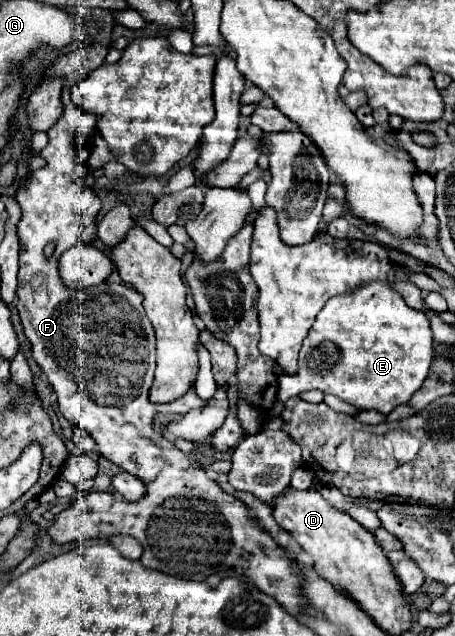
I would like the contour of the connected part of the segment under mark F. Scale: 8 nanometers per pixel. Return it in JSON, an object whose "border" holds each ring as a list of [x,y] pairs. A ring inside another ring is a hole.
{"border":[[[101,22],[101,34],[93,46],[87,50],[81,50],[77,54],[59,56],[51,68],[45,72],[45,76],[63,76],[63,94],[61,100],[65,104],[65,110],[57,124],[49,128],[49,144],[39,152],[41,158],[47,160],[47,166],[43,170],[35,170],[33,178],[17,190],[17,202],[23,210],[21,222],[17,224],[19,232],[19,286],[17,286],[17,310],[21,316],[21,324],[25,328],[25,336],[33,346],[33,358],[41,366],[41,370],[47,374],[53,390],[59,398],[59,412],[73,424],[81,426],[89,432],[89,436],[97,444],[97,452],[111,460],[123,470],[141,478],[145,484],[146,495],[139,502],[127,502],[119,500],[113,494],[87,494],[81,502],[73,502],[67,510],[63,510],[55,524],[49,528],[49,536],[57,544],[81,540],[81,538],[107,538],[111,534],[129,534],[137,538],[143,546],[141,562],[147,568],[185,578],[185,580],[205,580],[209,574],[225,574],[227,576],[245,576],[251,580],[257,588],[261,588],[265,594],[279,600],[279,604],[295,618],[307,612],[307,600],[301,596],[303,578],[297,566],[297,560],[281,546],[277,544],[269,532],[259,524],[259,520],[247,510],[247,506],[235,498],[233,494],[227,494],[215,480],[211,480],[205,470],[201,472],[201,464],[193,462],[183,454],[175,444],[171,444],[167,438],[159,438],[159,432],[153,430],[153,418],[159,412],[169,414],[185,414],[193,408],[205,406],[203,400],[197,398],[195,388],[191,388],[183,398],[175,400],[173,404],[151,404],[147,400],[149,388],[153,384],[153,372],[155,372],[155,334],[149,318],[145,316],[145,310],[141,306],[143,296],[135,292],[133,288],[127,288],[125,284],[101,284],[85,290],[69,290],[63,286],[63,282],[57,278],[57,260],[63,250],[75,246],[75,244],[89,244],[97,239],[97,212],[101,210],[101,200],[95,196],[93,188],[89,188],[83,182],[85,170],[87,170],[87,158],[89,150],[85,146],[85,140],[79,138],[83,134],[81,130],[87,130],[87,118],[89,114],[81,112],[73,100],[71,100],[71,84],[81,82],[91,70],[99,68],[107,56],[107,44],[111,36],[113,22]],[[47,242],[55,242],[55,252],[51,258],[43,254],[43,248]]]}

